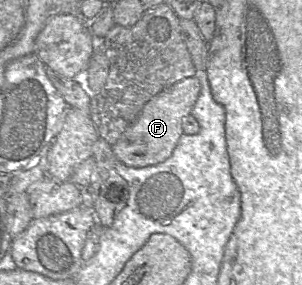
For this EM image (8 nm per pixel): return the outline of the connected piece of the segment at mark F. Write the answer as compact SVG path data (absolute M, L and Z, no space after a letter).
M193 76L173 84L152 97L144 105L136 120L111 146L116 159L134 168L156 165L168 159L183 134L183 120L191 114L200 89L199 80Z

